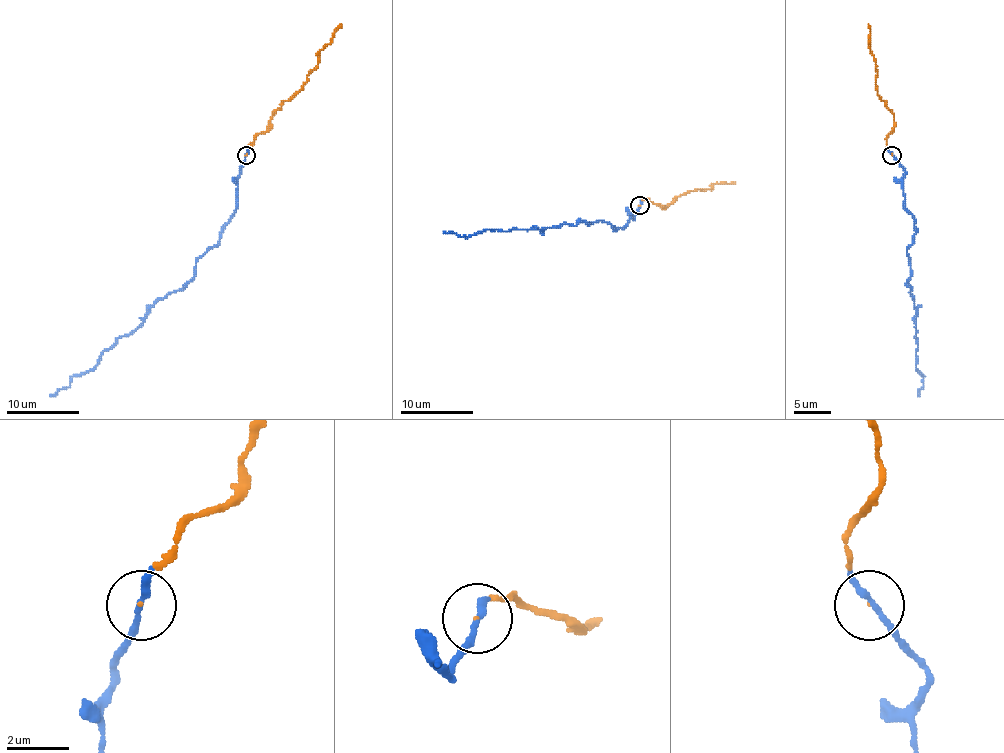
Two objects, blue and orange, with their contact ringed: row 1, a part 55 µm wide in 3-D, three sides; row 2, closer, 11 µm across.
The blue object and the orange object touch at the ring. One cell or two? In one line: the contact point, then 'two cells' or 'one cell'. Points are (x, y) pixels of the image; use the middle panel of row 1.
at (640, 205); one cell

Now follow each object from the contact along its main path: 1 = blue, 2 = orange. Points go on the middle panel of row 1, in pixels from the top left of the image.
1: (640, 205), (633, 218), (622, 227), (613, 227), (600, 220), (543, 229), (485, 229), (467, 236), (443, 231)
2: (640, 205), (642, 200), (647, 200), (667, 207), (689, 191), (711, 189), (713, 185), (735, 182)

